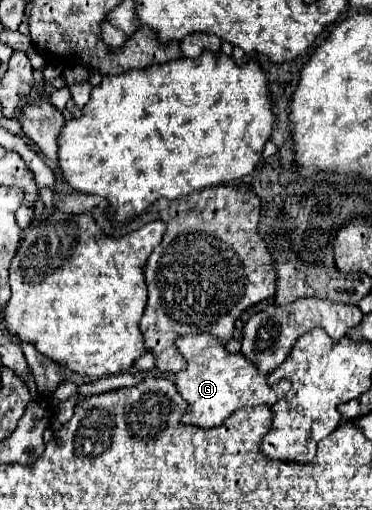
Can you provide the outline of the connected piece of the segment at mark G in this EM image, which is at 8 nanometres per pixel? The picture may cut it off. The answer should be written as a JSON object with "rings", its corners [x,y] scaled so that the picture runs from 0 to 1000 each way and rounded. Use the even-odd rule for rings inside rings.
{"rings":[[[497,657],[470,669],[476,688],[497,700],[503,724],[481,727],[465,739],[465,751],[481,767],[481,775],[503,786],[503,810],[487,818],[487,829],[524,833],[546,841],[589,837],[626,806],[648,798],[691,798],[718,794],[728,798],[739,786],[750,786],[766,767],[777,767],[777,747],[750,747],[745,755],[718,755],[718,735],[702,735],[648,692],[610,692],[573,657]]]}

